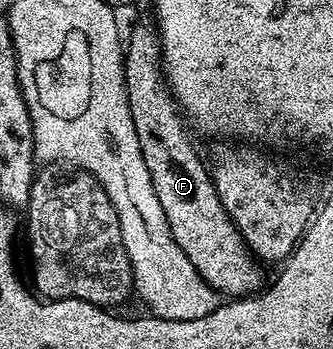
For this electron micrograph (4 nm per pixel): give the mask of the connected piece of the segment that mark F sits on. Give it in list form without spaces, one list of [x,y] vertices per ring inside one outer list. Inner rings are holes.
[[[151,27],[131,29],[130,40],[127,38],[124,43],[122,68],[126,78],[128,105],[136,125],[140,153],[144,157],[144,165],[148,165],[148,177],[152,177],[152,189],[156,189],[156,197],[160,197],[160,209],[164,209],[164,217],[176,245],[184,249],[184,257],[192,261],[199,277],[219,296],[253,295],[264,287],[263,264],[255,259],[250,246],[218,199],[211,172],[207,164],[206,167],[202,164],[190,140],[191,132],[162,73],[162,41],[159,32]]]

